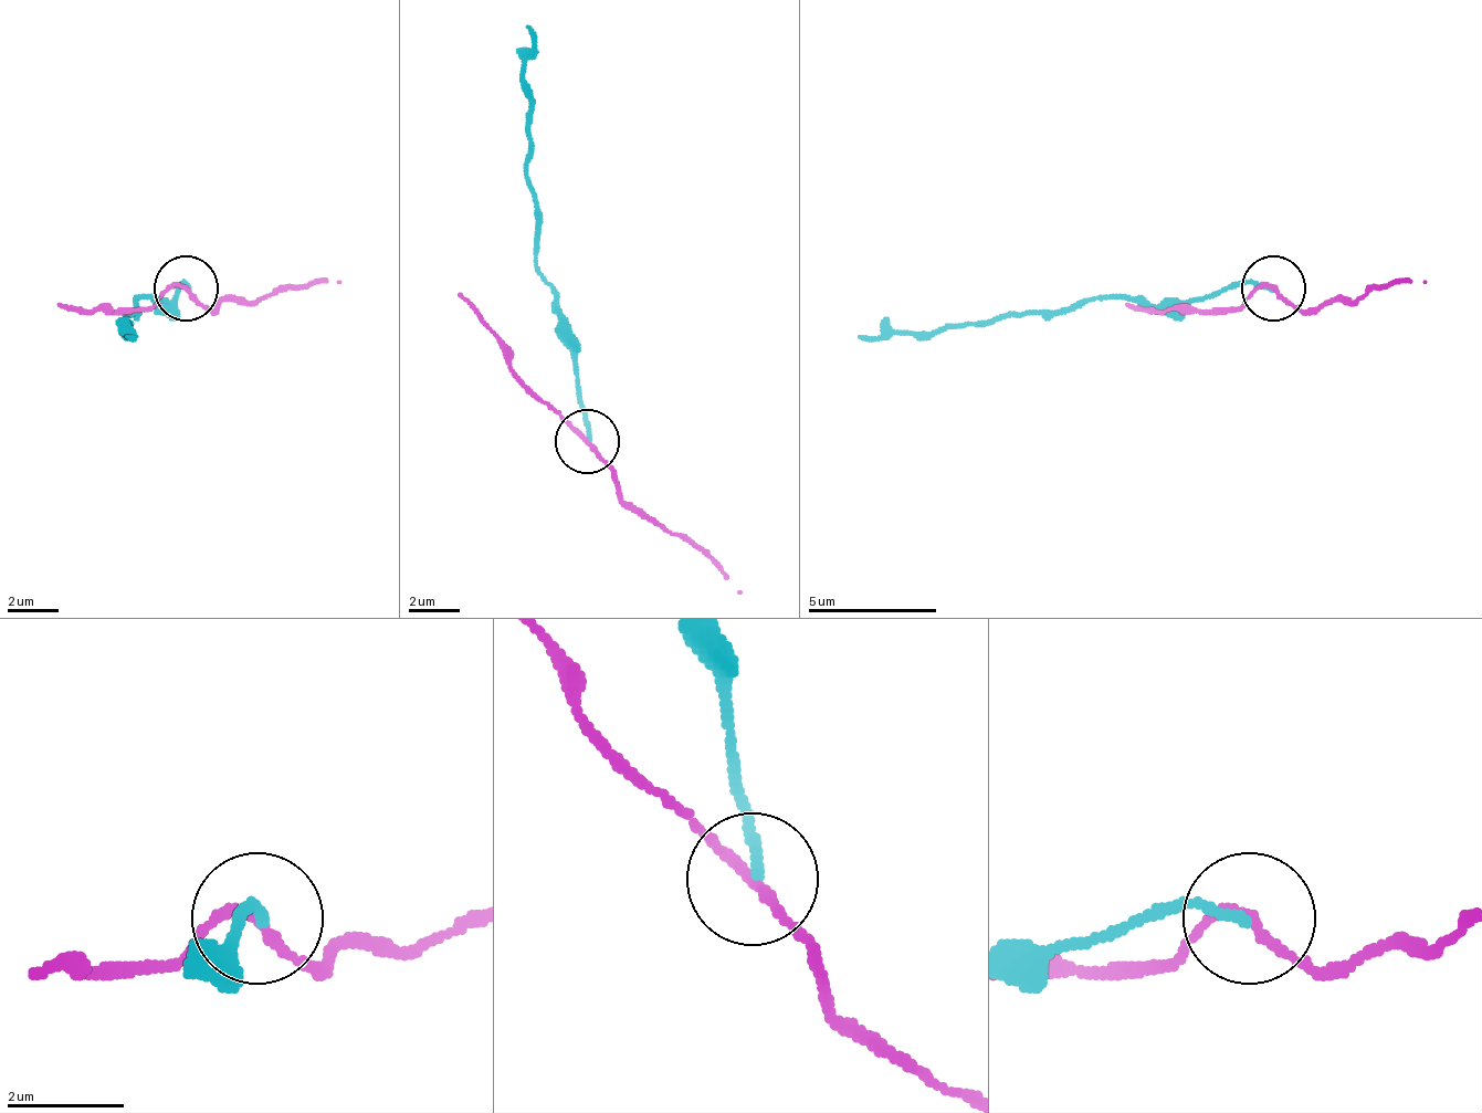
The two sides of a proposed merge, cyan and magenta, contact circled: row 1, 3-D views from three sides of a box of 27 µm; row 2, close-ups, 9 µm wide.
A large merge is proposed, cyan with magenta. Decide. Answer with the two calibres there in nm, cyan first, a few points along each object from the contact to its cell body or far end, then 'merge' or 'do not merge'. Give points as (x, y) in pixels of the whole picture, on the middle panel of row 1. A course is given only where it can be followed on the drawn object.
160 nm thick on the cyan side, 170 nm on the other; cyan runs (585, 439), (566, 317), (534, 259), (527, 28); magenta runs (585, 439), (623, 497), (689, 536), (739, 594); do not merge

